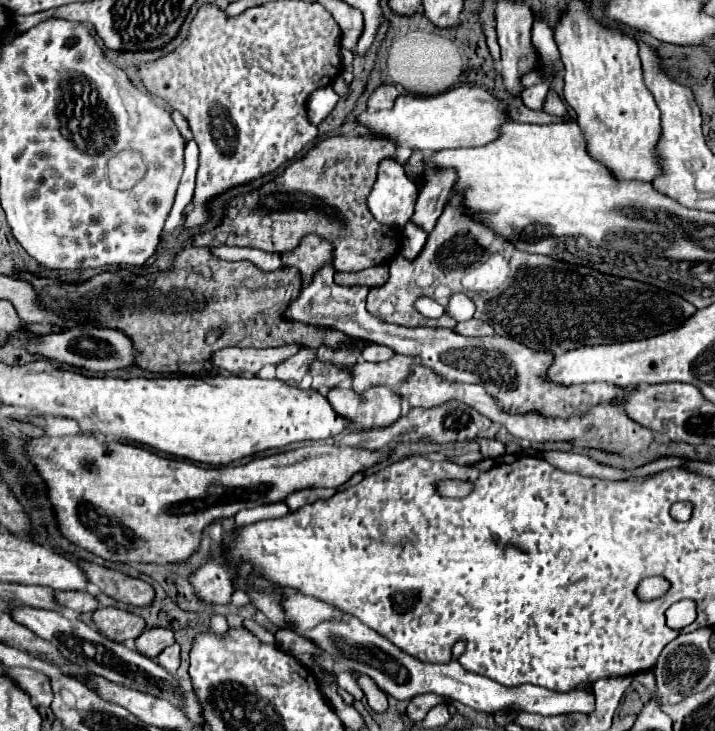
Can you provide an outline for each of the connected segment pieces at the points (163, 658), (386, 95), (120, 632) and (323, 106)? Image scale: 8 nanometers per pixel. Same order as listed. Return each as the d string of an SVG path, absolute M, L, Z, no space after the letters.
M172 644L164 652L160 652L158 660L160 660L160 666L162 668L166 668L168 672L176 672L178 666L180 666L180 646L178 644Z
M380 86L368 100L368 110L390 110L394 100L400 96L400 88L396 86Z
M98 608L94 612L94 624L98 626L98 630L114 640L114 642L126 642L130 638L138 638L142 634L142 630L146 628L144 618L128 612L128 610L120 610L120 608Z
M320 88L318 92L314 92L314 96L310 96L310 104L308 104L310 122L320 124L334 110L338 100L340 100L340 96L332 88Z

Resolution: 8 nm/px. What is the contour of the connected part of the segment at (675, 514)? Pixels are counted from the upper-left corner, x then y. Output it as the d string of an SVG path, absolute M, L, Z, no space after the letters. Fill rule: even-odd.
M682 502L682 504L675 504L671 508L671 516L678 521L688 521L692 515L692 504L689 502Z

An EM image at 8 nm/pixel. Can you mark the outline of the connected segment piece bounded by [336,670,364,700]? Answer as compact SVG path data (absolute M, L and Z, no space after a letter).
M350 670L340 672L336 678L338 678L338 686L340 686L340 688L344 688L344 690L348 690L356 700L360 700L360 698L364 696L362 688L360 688L360 686L358 686L358 682L356 682L356 676L354 676Z

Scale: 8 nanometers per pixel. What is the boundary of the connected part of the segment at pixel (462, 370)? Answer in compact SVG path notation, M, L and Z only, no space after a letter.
M330 258L302 290L300 298L286 310L288 320L298 320L322 328L338 328L352 338L364 338L376 344L390 346L396 354L414 356L424 366L432 368L440 376L458 382L480 384L508 414L538 412L542 416L584 416L594 404L608 404L618 388L606 382L572 384L562 386L548 378L548 368L554 362L554 354L546 350L532 350L520 342L504 336L492 338L466 338L446 328L404 328L384 322L366 310L366 286L338 286L334 284L334 258Z

